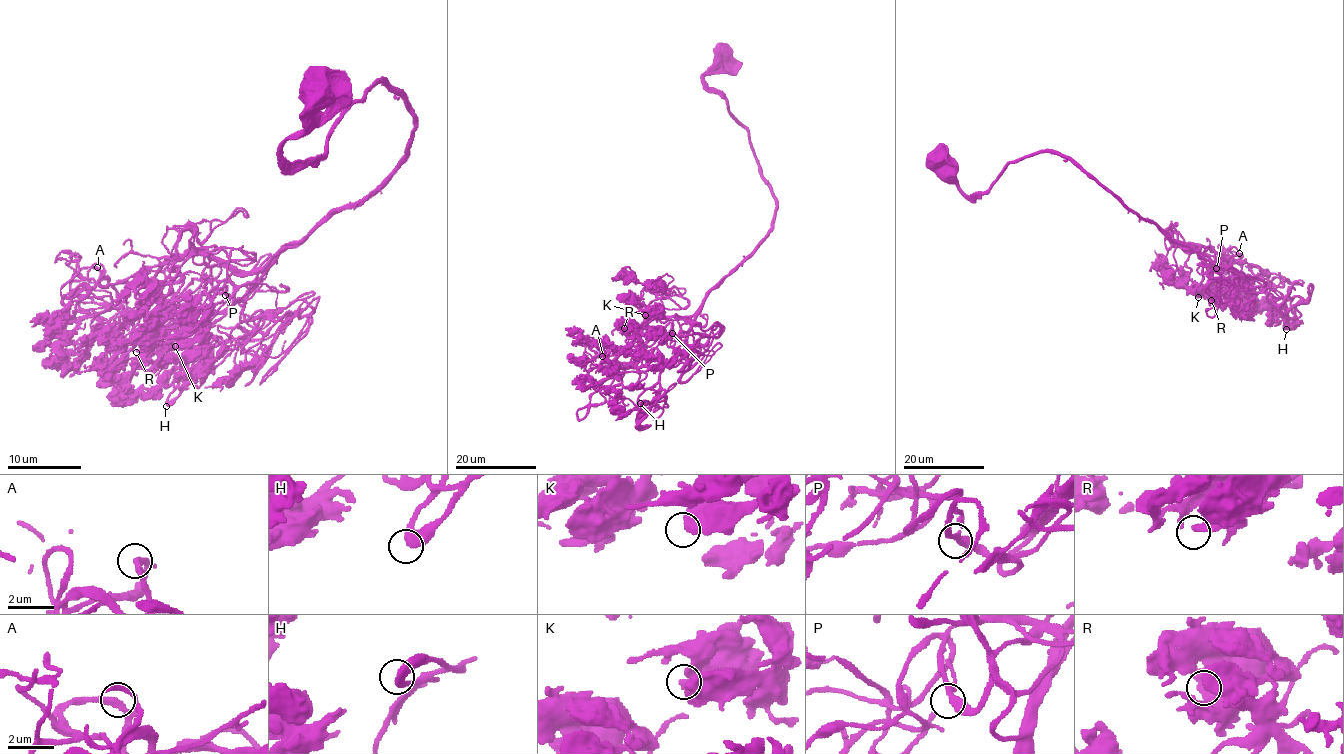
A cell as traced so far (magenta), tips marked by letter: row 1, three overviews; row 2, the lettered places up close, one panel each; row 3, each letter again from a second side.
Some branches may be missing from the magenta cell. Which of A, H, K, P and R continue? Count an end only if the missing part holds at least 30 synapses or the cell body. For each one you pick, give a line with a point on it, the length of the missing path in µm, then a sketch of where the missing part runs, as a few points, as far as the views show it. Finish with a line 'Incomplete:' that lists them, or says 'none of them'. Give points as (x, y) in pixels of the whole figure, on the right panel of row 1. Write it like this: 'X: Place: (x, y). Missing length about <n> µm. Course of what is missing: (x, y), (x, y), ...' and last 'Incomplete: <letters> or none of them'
H: Place: (1286, 329). Missing length about 10 µm. Course of what is missing: (1286, 329), (1275, 326), (1267, 318), (1265, 307)
Incomplete: H

